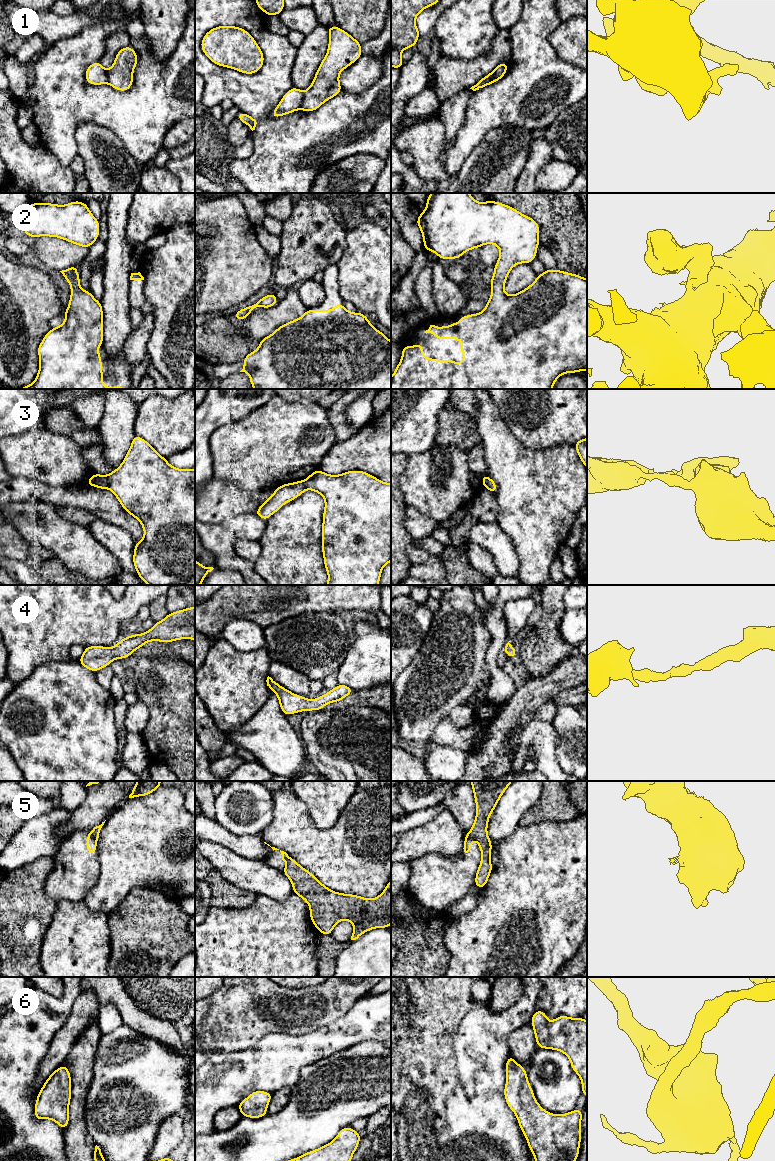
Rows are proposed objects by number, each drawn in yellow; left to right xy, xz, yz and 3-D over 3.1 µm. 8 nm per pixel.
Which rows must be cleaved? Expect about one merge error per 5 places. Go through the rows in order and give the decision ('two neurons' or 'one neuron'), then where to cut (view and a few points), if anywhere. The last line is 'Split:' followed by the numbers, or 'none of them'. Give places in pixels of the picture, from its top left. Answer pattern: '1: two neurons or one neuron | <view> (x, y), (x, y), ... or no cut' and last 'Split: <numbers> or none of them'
1: two neurons | xz (304, 93), (300, 108)
2: one neuron | no cut
3: two neurons | xy (107, 476), (108, 487)
4: one neuron | no cut
5: two neurons | xy (89, 832), (96, 841)
6: one neuron | no cut
Split: 1, 3, 5

